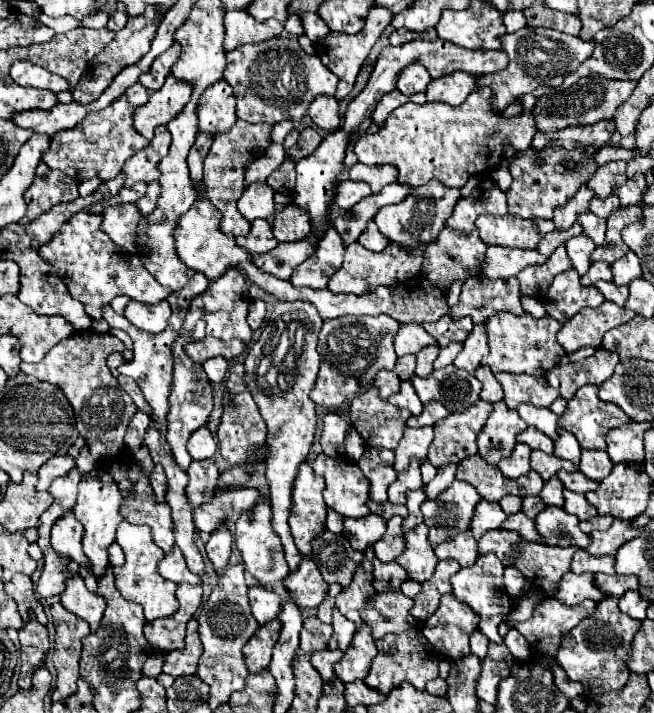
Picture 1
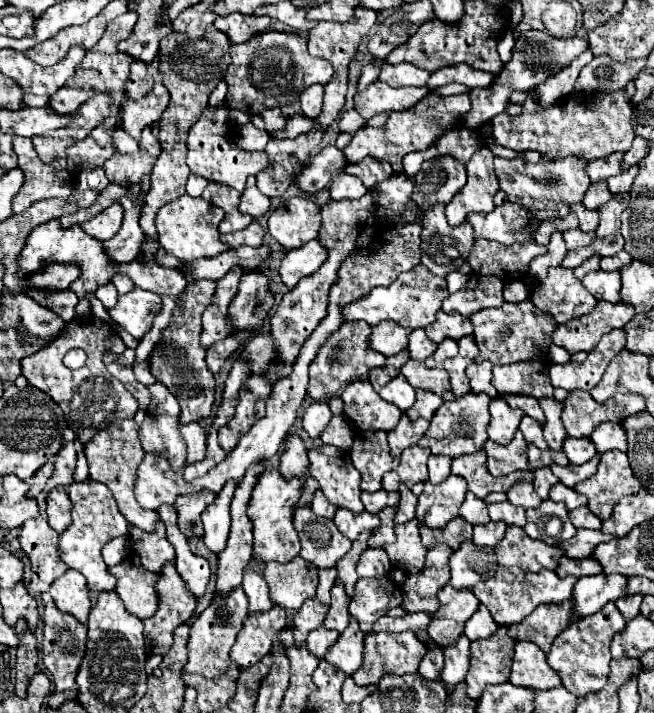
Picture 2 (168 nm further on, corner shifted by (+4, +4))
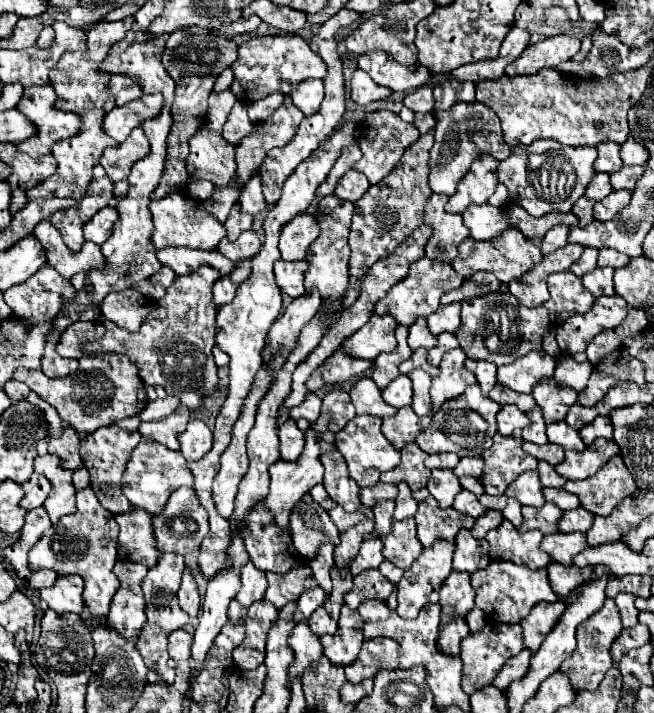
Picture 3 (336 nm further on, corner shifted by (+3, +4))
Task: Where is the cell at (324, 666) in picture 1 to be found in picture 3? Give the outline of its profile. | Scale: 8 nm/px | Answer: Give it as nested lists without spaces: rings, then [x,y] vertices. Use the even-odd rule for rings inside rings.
[[[324,607],[316,609],[316,613],[312,613],[312,617],[308,619],[308,623],[310,623],[312,631],[314,631],[318,637],[320,637],[320,635],[326,635],[326,633],[334,635],[334,633],[336,633],[336,629],[338,629],[336,621],[328,615],[328,611],[326,611]]]

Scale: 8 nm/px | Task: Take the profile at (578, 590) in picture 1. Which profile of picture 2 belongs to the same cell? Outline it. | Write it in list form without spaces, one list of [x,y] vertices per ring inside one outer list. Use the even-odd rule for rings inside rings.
[[[499,567],[489,581],[475,585],[473,593],[489,609],[491,617],[499,625],[511,625],[511,623],[523,621],[541,603],[557,603],[559,605],[563,601],[569,601],[575,581],[577,581],[577,577],[563,579],[555,571],[547,571],[547,569],[543,569],[539,573],[527,573],[519,567],[511,567],[511,569]]]

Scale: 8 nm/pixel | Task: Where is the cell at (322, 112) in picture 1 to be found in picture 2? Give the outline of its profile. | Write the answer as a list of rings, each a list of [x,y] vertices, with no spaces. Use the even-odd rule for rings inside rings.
[[[311,85],[311,87],[307,87],[301,93],[299,103],[301,103],[301,111],[307,117],[311,117],[311,119],[319,117],[319,113],[323,111],[323,85]]]

